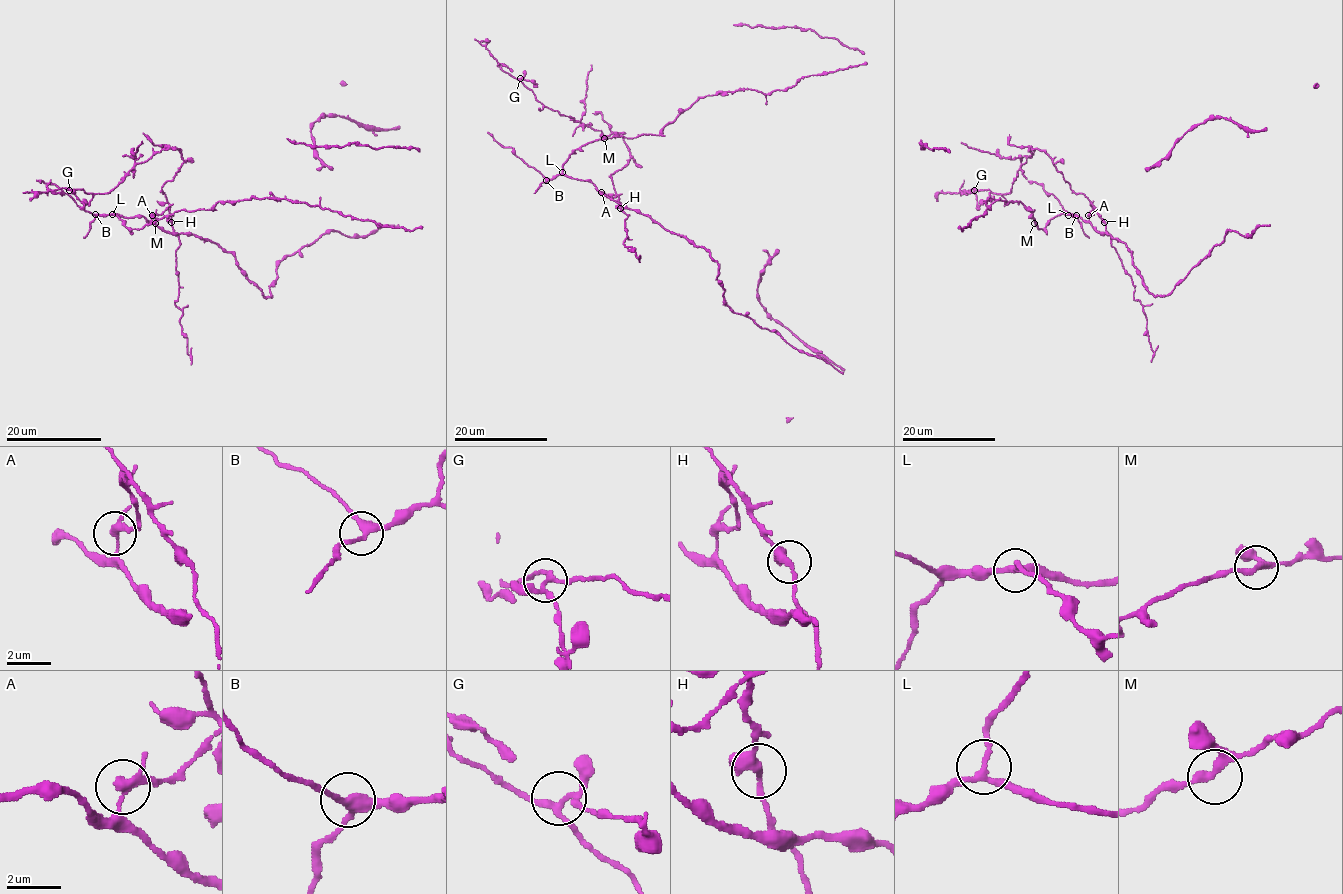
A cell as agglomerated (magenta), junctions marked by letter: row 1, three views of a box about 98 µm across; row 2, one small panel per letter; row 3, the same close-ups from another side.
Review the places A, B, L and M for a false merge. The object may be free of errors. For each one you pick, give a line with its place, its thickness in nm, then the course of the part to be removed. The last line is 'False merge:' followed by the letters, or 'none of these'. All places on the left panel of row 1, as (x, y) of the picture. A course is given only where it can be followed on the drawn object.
A: place (152, 215); calibre 240 nm; course (152, 216), (169, 203), (162, 188), (183, 159), (175, 148), (137, 163), (107, 193), (58, 188), (29, 199)
False merge: A

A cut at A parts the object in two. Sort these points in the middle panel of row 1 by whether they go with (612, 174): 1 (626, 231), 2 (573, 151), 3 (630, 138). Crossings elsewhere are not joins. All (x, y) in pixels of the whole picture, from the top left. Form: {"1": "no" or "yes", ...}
{"1": "yes", "2": "no", "3": "no"}

